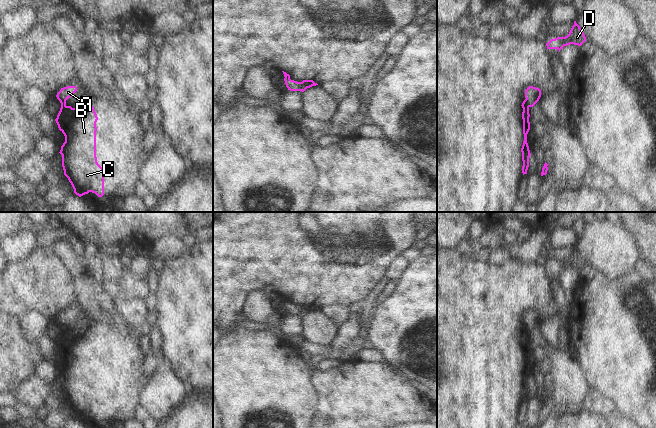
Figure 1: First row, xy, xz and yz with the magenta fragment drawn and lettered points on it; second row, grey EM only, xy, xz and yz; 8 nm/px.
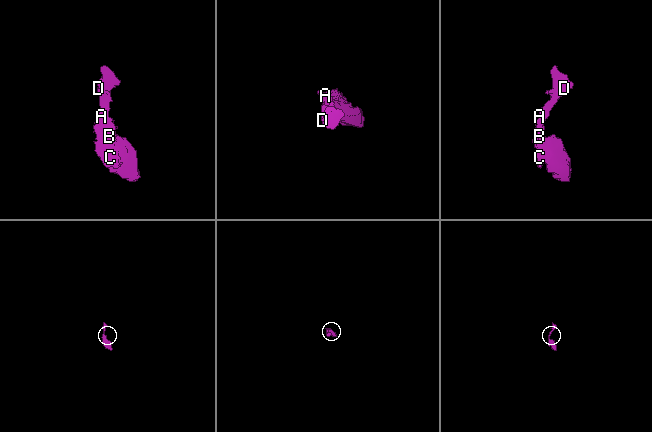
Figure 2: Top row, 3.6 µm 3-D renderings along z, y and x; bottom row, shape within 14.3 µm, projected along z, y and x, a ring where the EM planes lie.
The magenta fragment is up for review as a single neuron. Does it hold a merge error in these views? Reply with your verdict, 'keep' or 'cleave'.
cleave

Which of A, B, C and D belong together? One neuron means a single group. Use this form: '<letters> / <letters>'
A D / B C

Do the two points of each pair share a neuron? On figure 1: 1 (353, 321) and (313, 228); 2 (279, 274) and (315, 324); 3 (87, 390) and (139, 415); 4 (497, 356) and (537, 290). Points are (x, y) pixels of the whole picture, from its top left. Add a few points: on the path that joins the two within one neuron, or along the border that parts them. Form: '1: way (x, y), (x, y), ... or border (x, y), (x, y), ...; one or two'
1: border (363, 299), (352, 304); two
2: border (318, 308), (307, 312); two
3: border (139, 404), (134, 410), (132, 417); two
4: way (497, 330), (497, 292), (511, 278); one

